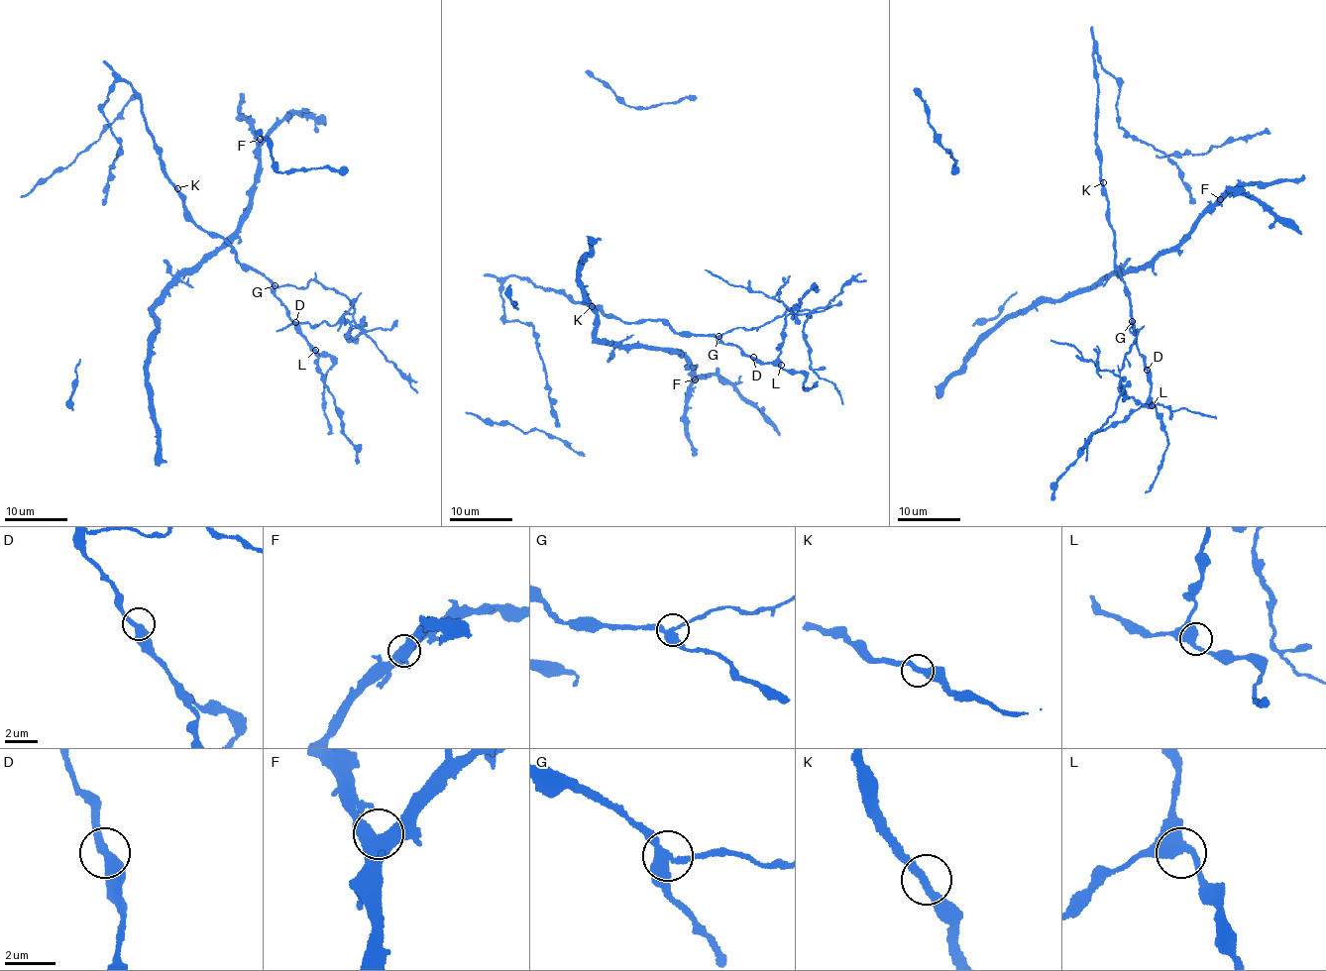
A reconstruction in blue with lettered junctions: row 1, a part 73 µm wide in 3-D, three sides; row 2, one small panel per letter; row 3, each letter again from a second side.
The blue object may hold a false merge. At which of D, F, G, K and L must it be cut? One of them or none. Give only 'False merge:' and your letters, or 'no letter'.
False merge: G

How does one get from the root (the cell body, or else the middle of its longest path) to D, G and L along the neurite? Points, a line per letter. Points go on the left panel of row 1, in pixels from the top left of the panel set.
D: (175, 189), (184, 214), (208, 232), (214, 232), (229, 246), (236, 260), (272, 283), (272, 293), (295, 322)
G: (175, 189), (182, 199), (184, 214), (208, 232), (214, 232), (229, 246), (237, 261), (258, 269), (276, 285)
L: (175, 189), (184, 214), (208, 232), (214, 232), (229, 246), (236, 260), (272, 283), (272, 293), (315, 350)

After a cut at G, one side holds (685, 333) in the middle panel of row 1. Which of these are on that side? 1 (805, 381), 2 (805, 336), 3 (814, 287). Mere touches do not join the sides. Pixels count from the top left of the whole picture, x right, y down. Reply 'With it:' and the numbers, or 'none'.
With it: 1, 3

